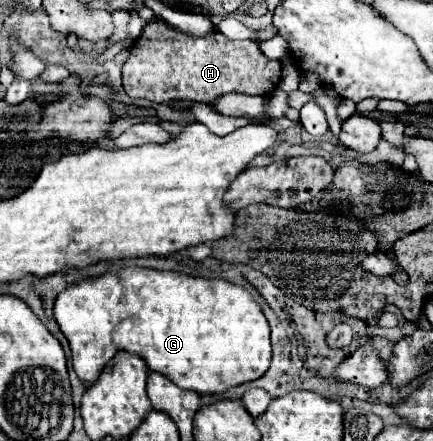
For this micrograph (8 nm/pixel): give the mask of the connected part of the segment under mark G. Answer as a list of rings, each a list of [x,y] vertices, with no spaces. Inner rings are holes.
[[[130,265],[68,285],[68,289],[56,297],[54,317],[70,343],[74,371],[88,385],[98,379],[100,369],[104,369],[120,349],[138,353],[150,371],[164,373],[178,387],[196,393],[224,393],[234,385],[262,377],[270,367],[272,347],[268,319],[244,287],[226,279],[204,279],[178,271]]]

